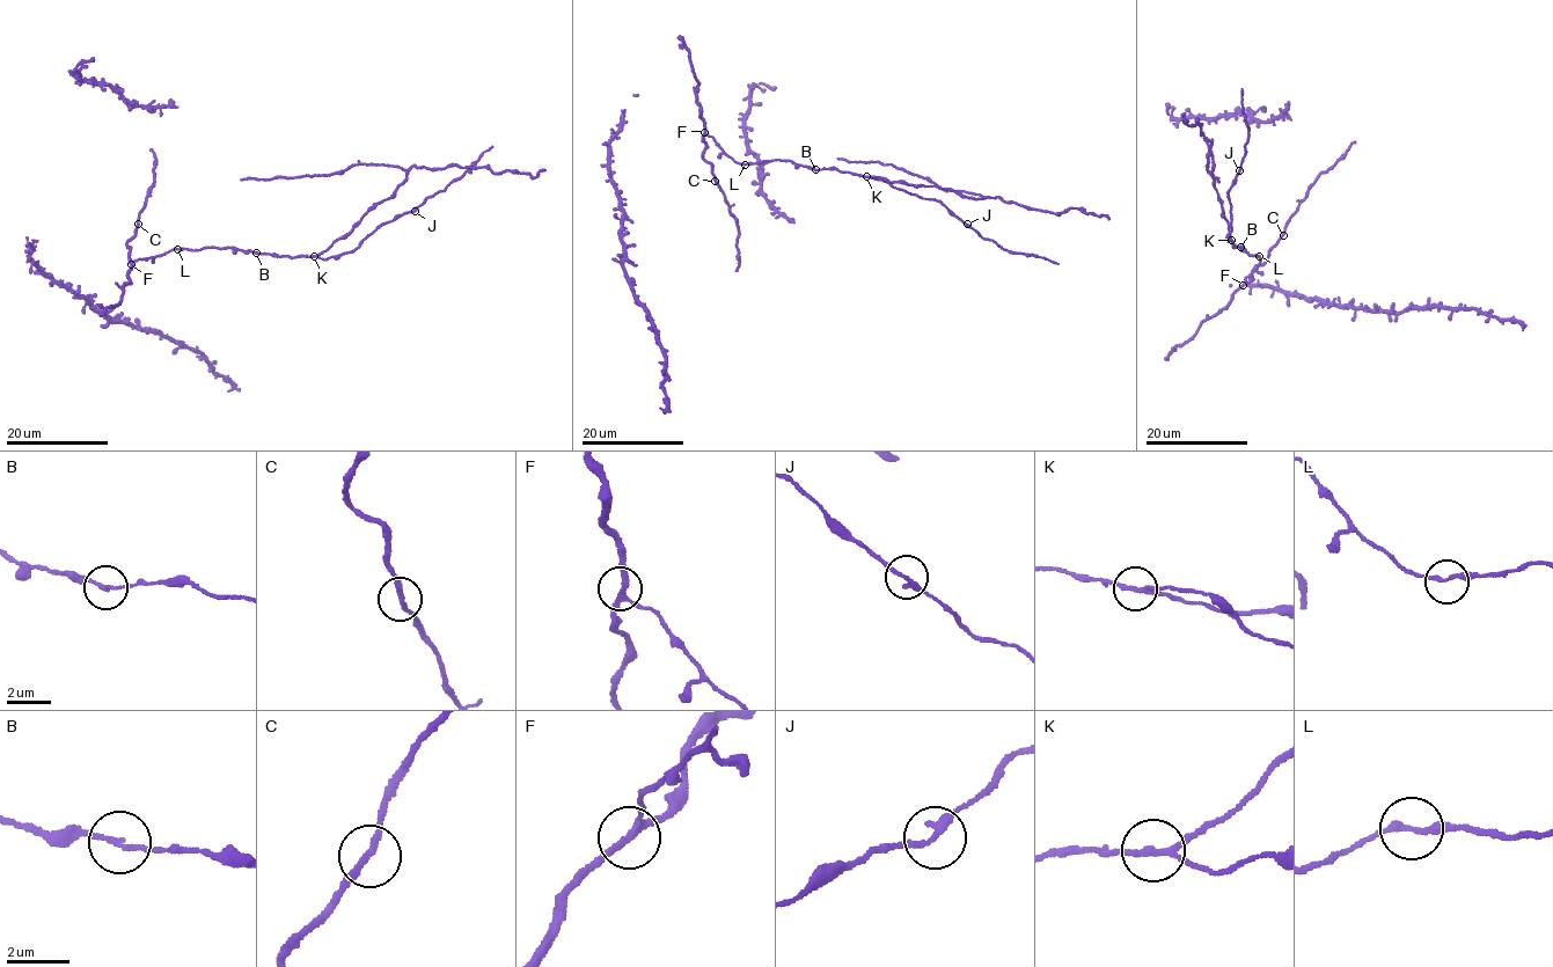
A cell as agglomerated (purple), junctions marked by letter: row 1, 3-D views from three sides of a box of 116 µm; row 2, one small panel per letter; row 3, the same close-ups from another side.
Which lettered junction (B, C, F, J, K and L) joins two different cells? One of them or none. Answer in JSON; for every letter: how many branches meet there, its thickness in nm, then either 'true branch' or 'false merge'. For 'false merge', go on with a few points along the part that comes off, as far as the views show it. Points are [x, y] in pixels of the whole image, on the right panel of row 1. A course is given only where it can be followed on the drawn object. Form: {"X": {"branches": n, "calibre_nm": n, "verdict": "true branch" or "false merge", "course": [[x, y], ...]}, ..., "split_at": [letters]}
{"B": {"branches": 2, "calibre_nm": 140, "verdict": "true branch"}, "C": {"branches": 2, "calibre_nm": 200, "verdict": "true branch"}, "F": {"branches": 3, "calibre_nm": 200, "verdict": "true branch"}, "J": {"branches": 2, "calibre_nm": 200, "verdict": "true branch"}, "K": {"branches": 3, "calibre_nm": 160, "verdict": "false merge", "course": [[1230, 240], [1210, 175], [1213, 166], [1206, 138], [1213, 143], [1207, 169], [1218, 183]]}, "L": {"branches": 2, "calibre_nm": 170, "verdict": "true branch"}, "split_at": ["K"]}

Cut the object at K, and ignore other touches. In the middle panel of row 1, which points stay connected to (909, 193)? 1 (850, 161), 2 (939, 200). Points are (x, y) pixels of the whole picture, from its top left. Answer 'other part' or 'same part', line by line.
1: other part
2: same part

